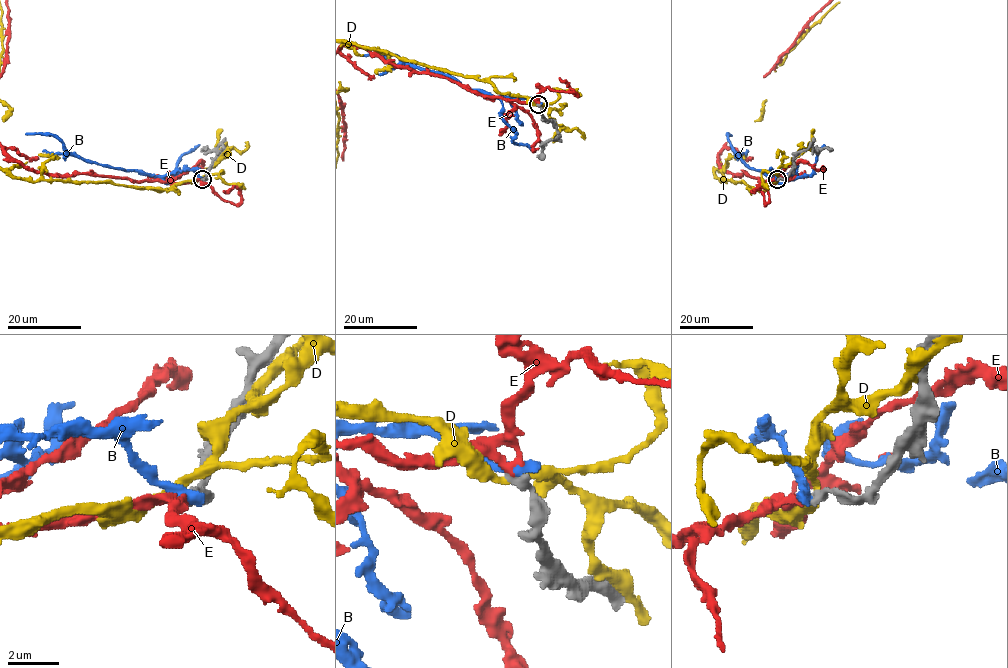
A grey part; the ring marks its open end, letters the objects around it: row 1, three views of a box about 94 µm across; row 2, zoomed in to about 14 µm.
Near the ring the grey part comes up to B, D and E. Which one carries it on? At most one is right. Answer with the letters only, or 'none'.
E

